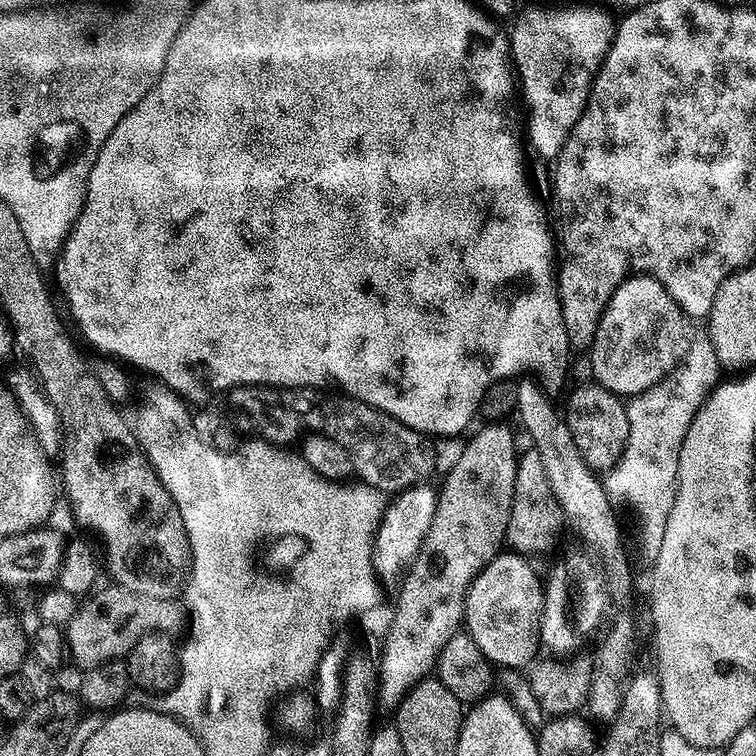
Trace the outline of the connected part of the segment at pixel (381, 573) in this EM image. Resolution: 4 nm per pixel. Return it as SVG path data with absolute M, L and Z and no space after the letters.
M421 482L395 493L385 507L372 547L372 564L376 567L377 577L385 585L394 583L396 579L399 581L409 565L420 556L428 531L434 522L437 497L435 487L432 489L428 482Z

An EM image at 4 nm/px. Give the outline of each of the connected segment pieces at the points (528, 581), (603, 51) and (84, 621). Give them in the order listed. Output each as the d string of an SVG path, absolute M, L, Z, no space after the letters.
M511 550L501 551L474 578L468 588L464 603L464 623L469 636L478 642L478 650L488 663L500 670L524 670L537 659L536 651L542 648L542 617L544 614L545 585L540 585L540 576L532 569L533 561Z
M528 8L518 16L511 21L512 32L508 36L510 63L518 81L518 96L528 107L528 140L542 159L552 162L562 150L570 130L574 130L578 118L582 118L594 78L616 37L614 20L600 8Z
M123 586L111 587L101 592L93 591L89 600L75 609L63 629L67 659L73 660L80 670L97 668L111 660L127 657L138 638L161 627L161 601Z

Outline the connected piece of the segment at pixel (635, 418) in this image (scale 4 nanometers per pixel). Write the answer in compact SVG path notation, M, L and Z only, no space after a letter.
M707 335L695 337L685 358L668 376L658 381L650 389L631 397L626 404L626 418L630 422L630 434L626 438L624 452L620 461L603 477L602 483L608 490L609 497L617 501L626 500L640 515L640 524L644 527L644 548L648 556L655 558L662 546L662 534L666 534L666 518L674 506L676 497L676 475L678 474L678 454L682 450L682 442L686 438L686 430L690 430L690 422L696 412L704 404L704 397L721 383L722 365Z

